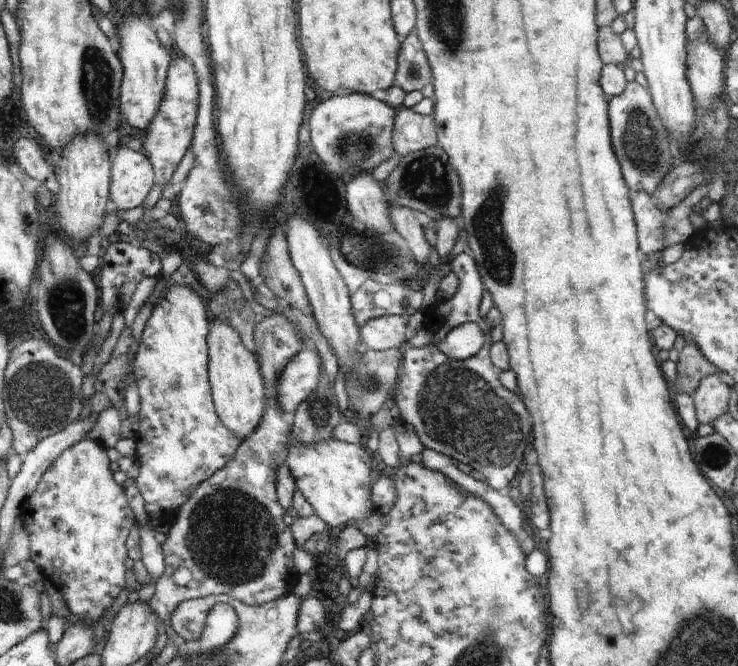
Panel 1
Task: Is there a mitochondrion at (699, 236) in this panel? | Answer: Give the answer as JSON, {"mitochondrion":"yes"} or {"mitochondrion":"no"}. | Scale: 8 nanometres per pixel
{"mitochondrion":"no"}

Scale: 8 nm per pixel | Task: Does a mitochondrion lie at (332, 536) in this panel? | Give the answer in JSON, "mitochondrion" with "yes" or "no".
{"mitochondrion":"no"}

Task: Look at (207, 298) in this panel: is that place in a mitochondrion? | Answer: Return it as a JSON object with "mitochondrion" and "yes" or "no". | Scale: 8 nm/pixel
{"mitochondrion":"no"}

